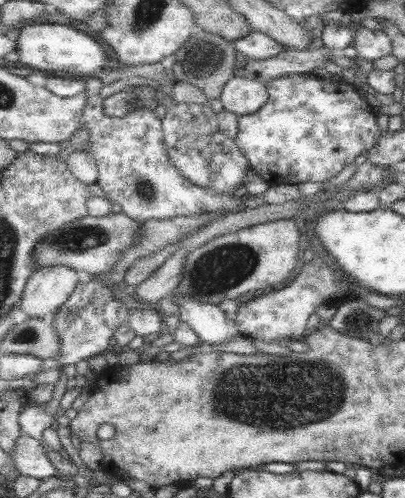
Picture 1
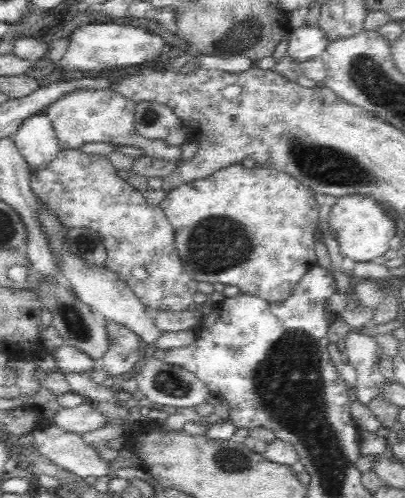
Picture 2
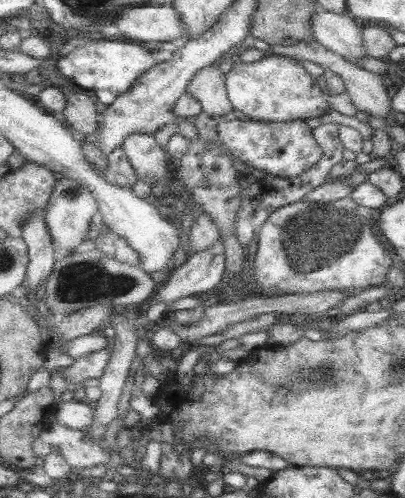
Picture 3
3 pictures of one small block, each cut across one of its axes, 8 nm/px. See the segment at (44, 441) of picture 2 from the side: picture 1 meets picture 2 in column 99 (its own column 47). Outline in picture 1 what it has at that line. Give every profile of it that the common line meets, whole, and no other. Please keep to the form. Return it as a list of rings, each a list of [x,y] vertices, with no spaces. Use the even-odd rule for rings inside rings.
[[[19,436],[11,452],[11,462],[15,472],[23,478],[37,478],[37,480],[53,478],[57,470],[47,458],[47,452],[49,448],[43,442],[37,442],[27,436]]]

